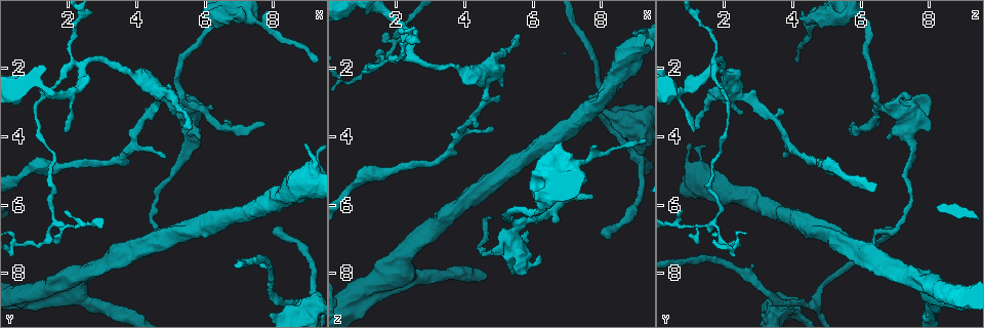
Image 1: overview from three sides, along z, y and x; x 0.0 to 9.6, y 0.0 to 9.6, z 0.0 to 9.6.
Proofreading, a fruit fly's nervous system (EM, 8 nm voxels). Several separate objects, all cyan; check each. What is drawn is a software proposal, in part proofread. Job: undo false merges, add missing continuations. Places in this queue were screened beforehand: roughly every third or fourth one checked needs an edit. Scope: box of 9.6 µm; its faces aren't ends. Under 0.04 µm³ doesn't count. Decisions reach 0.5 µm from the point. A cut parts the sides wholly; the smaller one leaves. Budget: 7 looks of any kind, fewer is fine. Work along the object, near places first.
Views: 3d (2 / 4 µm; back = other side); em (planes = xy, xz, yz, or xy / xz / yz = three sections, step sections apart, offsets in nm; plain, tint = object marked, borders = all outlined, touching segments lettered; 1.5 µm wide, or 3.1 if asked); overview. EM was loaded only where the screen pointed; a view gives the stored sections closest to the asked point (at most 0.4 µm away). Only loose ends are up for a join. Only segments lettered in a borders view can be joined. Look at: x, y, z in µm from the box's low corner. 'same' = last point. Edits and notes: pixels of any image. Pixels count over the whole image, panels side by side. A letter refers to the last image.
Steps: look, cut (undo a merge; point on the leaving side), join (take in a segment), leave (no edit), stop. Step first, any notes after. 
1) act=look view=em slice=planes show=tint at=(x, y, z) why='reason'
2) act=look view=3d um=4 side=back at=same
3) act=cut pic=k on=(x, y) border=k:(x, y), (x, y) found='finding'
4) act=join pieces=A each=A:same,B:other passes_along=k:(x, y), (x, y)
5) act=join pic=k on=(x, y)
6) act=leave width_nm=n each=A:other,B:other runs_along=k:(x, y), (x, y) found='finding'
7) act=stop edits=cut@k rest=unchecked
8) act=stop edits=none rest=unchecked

act=look view=3d um=4 at=(7.70, 0.70, 4.70) why='thick turns thin'

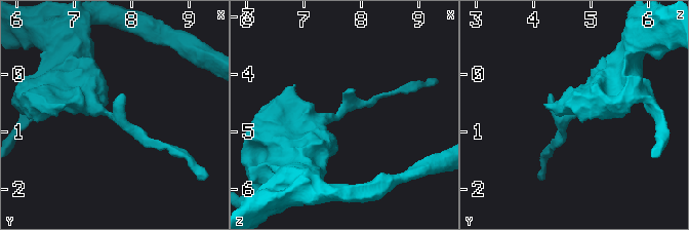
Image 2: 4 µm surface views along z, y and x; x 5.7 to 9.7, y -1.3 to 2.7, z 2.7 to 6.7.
act=look view=em slice=planes show=tint at=(7.60, 0.65, 4.60)

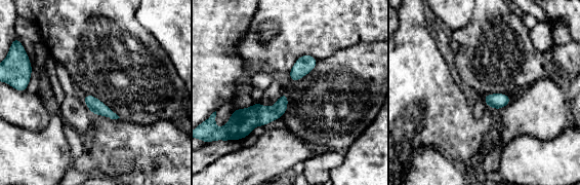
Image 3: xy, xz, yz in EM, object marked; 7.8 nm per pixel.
act=look view=em slice=planes show=borders at=same

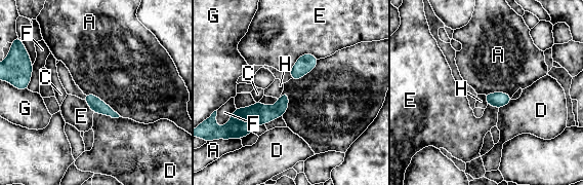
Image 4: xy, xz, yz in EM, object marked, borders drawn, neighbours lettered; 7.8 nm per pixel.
act=leave each=A:other,C:other,D:other,E:other,F:other,G:other,H:other border=4:(85, 94), (94, 94), (121, 116) found='one neuron here'

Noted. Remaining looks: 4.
act=look view=3d um=4 side=back at=(6.20, 3.15, 7.50) why='branch stops here'

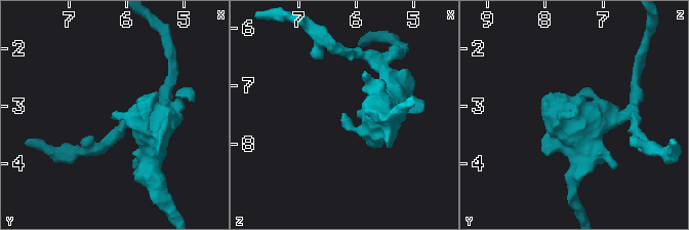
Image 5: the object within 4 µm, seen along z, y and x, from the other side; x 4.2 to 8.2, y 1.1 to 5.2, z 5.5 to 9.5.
act=look view=em slice=xz step=8 show=tint at=(6.20, 3.15, 7.50) why='now the EM'

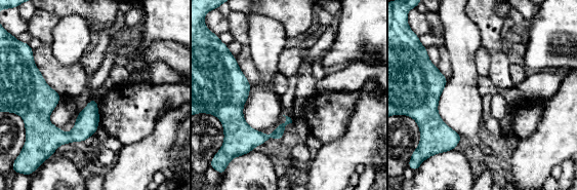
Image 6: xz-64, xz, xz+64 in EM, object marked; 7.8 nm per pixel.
act=look view=em slice=planes show=borders at=same why='another direction'

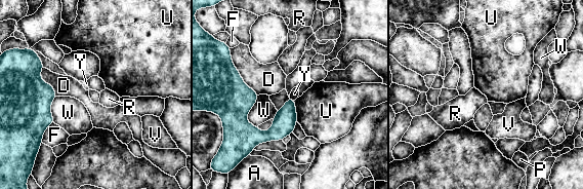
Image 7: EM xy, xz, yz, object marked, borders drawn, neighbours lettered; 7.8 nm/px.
act=leave each=A:other,D:other,F:other,P:other,R:other,U:other,V:other,W:other,Y:other border=7:(294, 100), (297, 121) found='no lettered segment goes on from it'

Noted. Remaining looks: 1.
act=stop edits=none rest=unchecked

